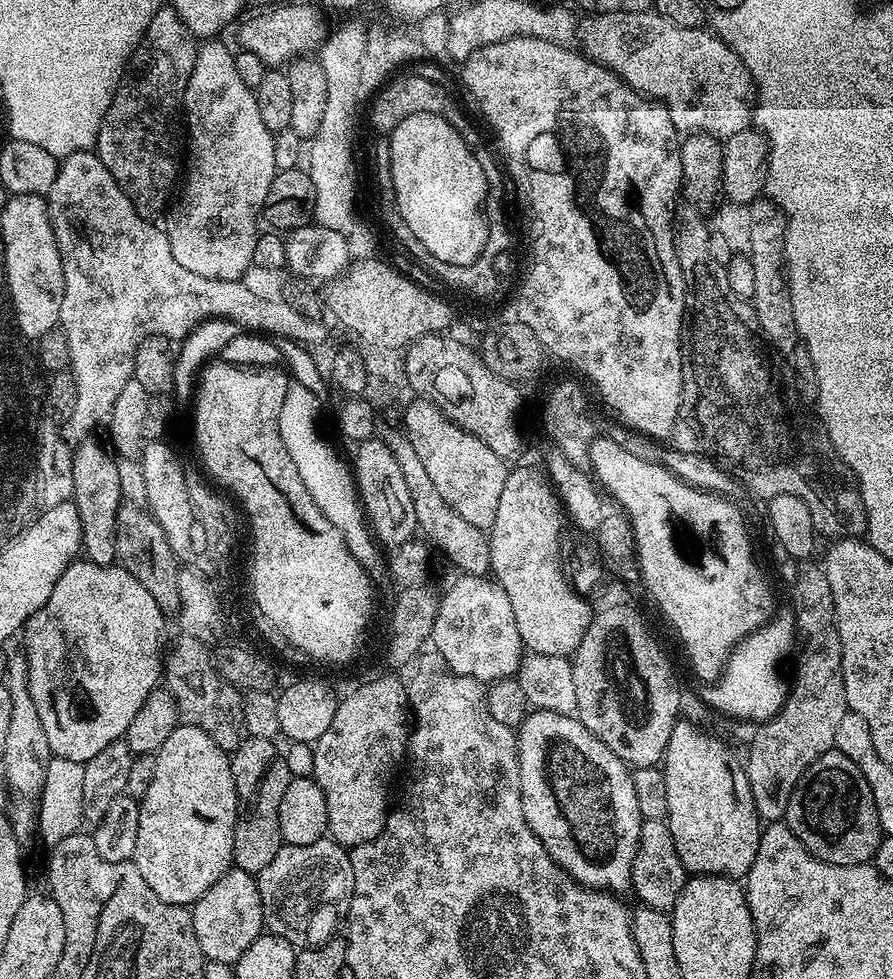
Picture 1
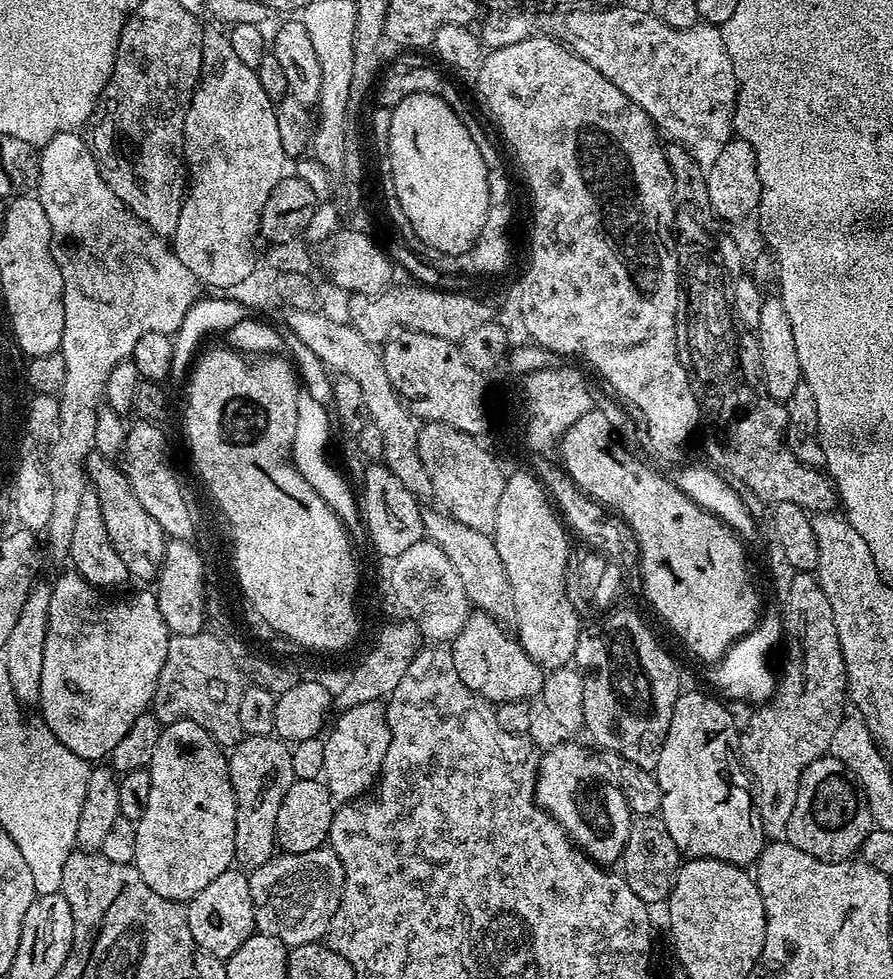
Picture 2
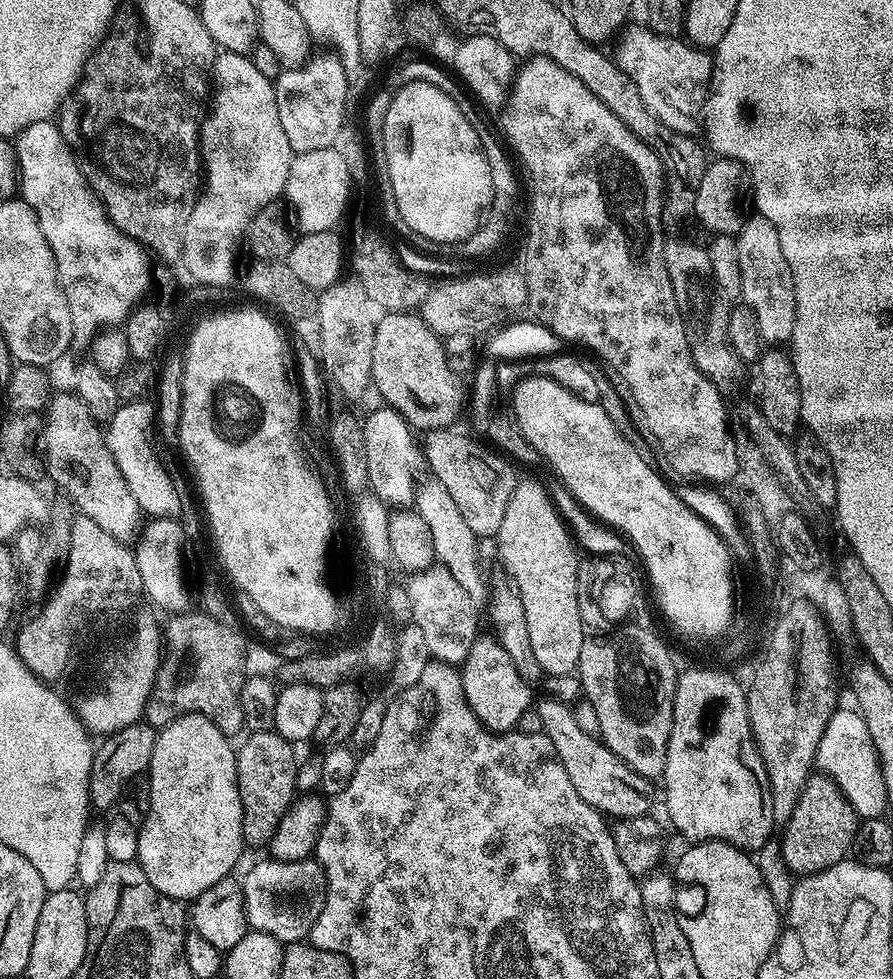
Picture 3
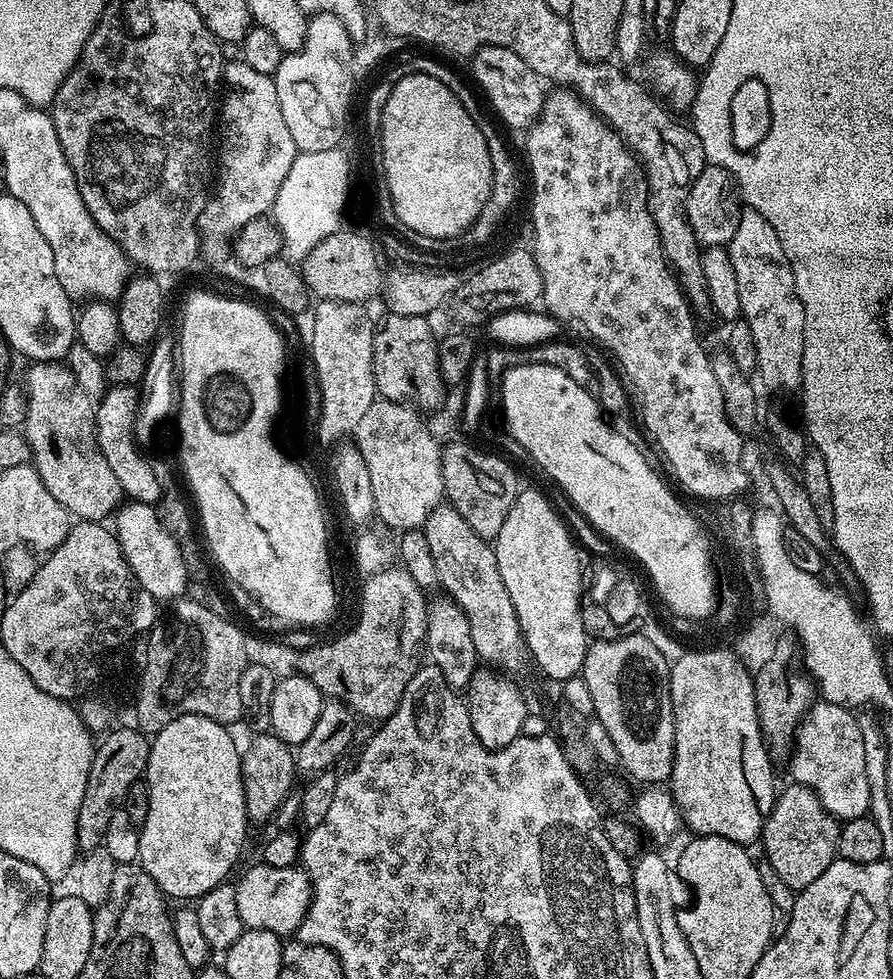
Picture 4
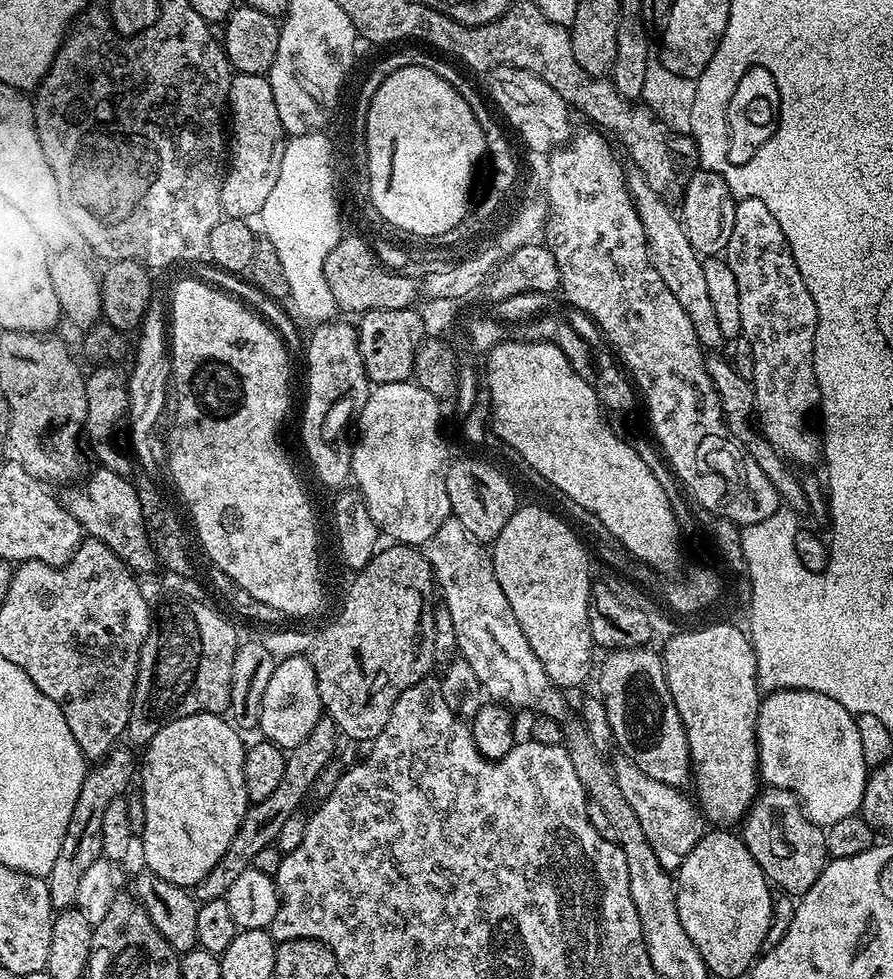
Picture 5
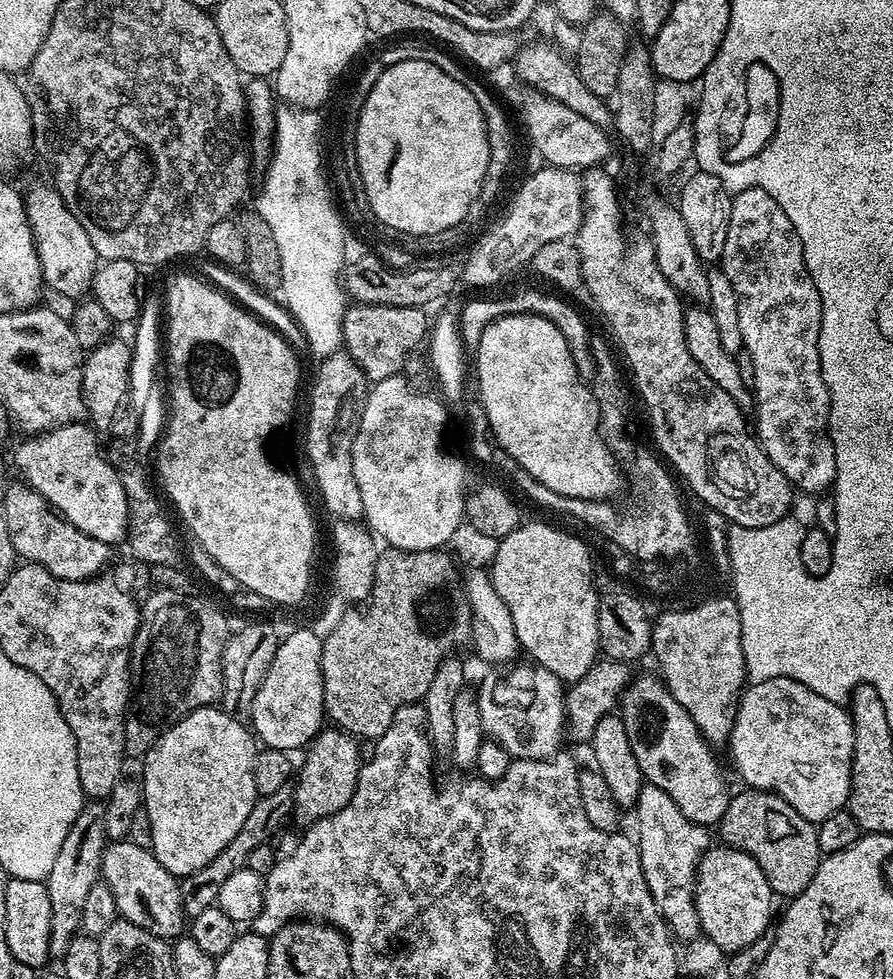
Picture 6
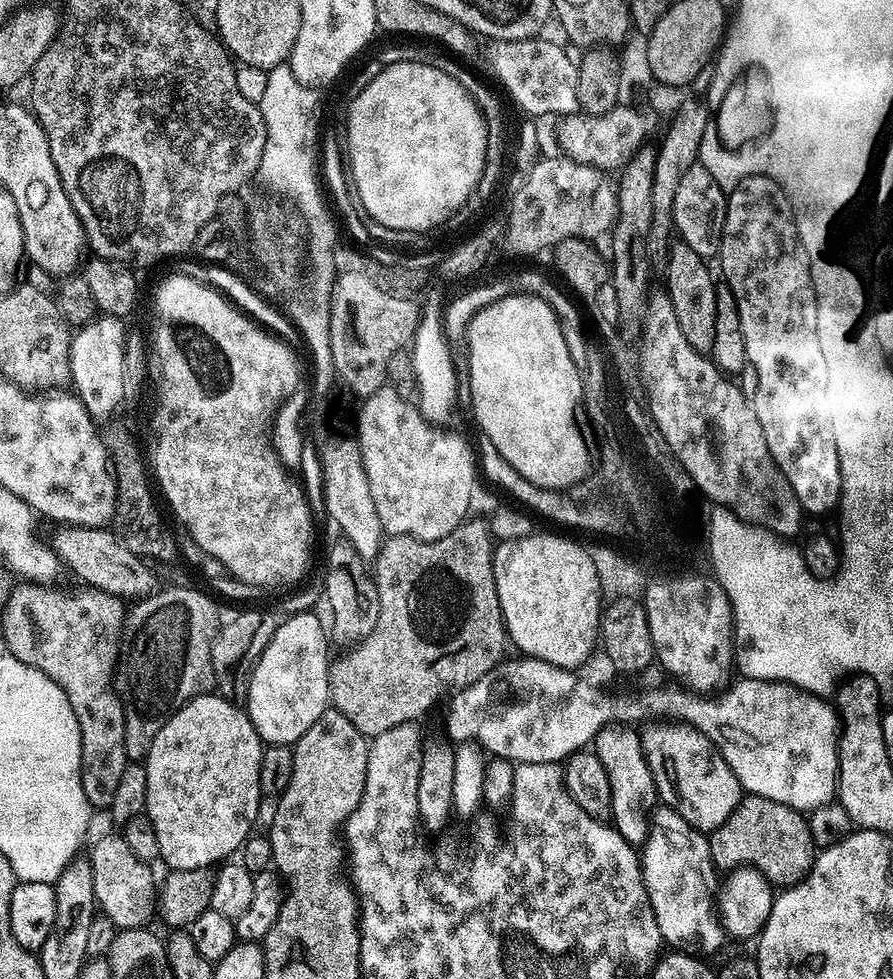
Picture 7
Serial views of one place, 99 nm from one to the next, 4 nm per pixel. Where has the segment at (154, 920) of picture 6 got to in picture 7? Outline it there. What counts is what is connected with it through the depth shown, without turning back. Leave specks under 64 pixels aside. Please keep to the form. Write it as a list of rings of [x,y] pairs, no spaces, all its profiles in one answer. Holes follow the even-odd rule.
[[[123,835],[104,836],[90,853],[94,874],[94,894],[103,915],[109,917],[117,929],[142,928],[158,908],[158,880],[152,877],[147,863],[139,860],[126,846]]]

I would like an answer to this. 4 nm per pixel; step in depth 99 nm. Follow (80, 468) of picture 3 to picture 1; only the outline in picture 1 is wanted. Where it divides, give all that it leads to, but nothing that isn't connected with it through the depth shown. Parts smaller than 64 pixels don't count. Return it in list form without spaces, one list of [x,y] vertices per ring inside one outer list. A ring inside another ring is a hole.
[[[132,504],[121,505],[116,519],[115,550],[119,565],[145,587],[165,615],[170,616],[179,611],[178,578],[182,571],[180,563],[170,549],[166,534],[150,512]]]

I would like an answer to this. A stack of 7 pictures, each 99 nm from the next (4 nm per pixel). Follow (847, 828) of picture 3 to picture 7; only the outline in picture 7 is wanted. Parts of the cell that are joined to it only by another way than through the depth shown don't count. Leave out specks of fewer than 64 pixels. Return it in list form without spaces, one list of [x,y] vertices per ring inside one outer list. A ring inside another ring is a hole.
[[[751,794],[740,799],[730,818],[726,818],[726,822],[722,822],[722,826],[708,836],[708,845],[712,863],[717,869],[756,868],[773,886],[800,883],[812,871],[812,862],[818,855],[808,821],[801,813],[782,802]]]

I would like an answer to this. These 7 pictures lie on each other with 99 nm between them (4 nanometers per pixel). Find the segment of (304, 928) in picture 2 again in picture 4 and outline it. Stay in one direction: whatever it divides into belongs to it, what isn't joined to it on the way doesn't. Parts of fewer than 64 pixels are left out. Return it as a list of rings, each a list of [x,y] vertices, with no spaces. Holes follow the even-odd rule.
[[[257,862],[240,881],[235,881],[238,898],[238,914],[245,928],[270,930],[281,938],[291,937],[306,918],[312,901],[312,884],[303,867],[279,868],[263,862]]]

